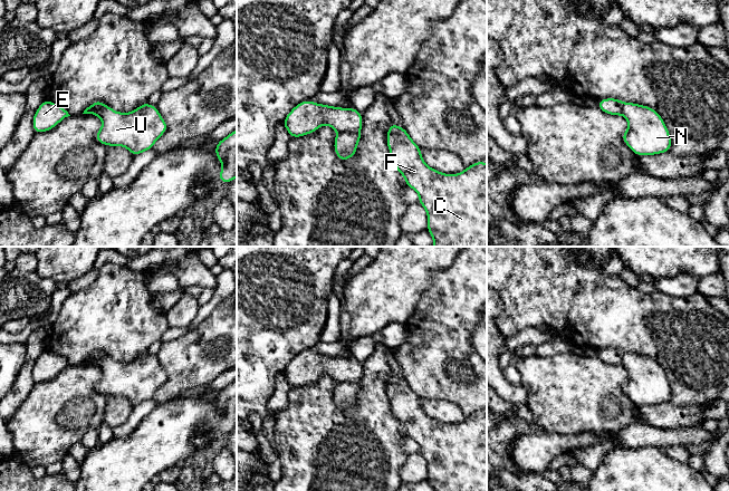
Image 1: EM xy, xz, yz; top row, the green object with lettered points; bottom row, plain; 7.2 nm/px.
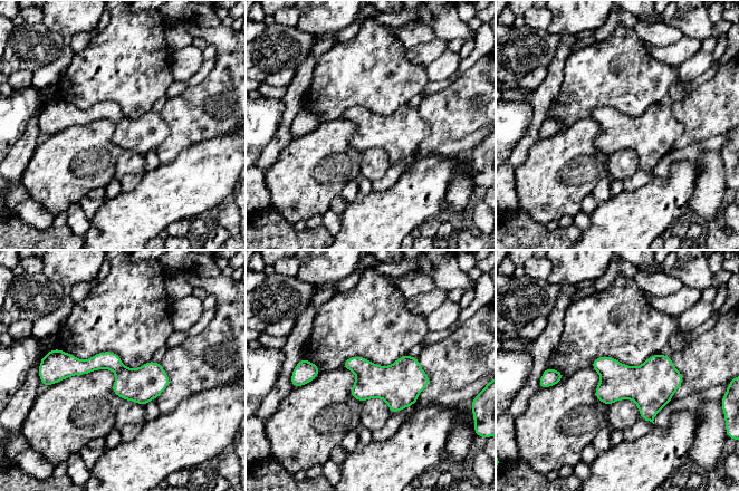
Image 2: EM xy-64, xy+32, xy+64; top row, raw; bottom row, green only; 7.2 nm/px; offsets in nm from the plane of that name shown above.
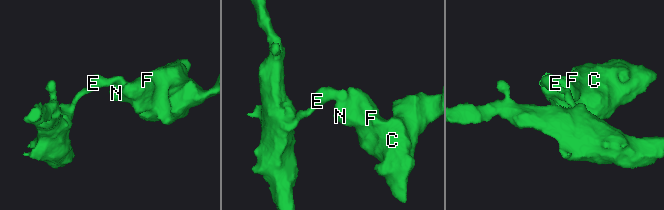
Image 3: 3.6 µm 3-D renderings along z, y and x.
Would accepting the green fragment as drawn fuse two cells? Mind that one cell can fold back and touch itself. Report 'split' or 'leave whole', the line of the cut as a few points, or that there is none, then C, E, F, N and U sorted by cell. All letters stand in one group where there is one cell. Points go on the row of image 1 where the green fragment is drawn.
split; cut in xz along (360, 128), (337, 133); C F N U / E

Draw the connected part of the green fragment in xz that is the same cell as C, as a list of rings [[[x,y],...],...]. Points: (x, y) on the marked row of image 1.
[[[391,122],[386,144],[393,166],[402,174],[406,186],[419,194],[419,203],[428,214],[428,232],[433,238],[433,247],[487,247],[487,164],[473,163],[458,174],[444,174],[430,167],[421,155],[421,147],[413,142],[404,127]]]

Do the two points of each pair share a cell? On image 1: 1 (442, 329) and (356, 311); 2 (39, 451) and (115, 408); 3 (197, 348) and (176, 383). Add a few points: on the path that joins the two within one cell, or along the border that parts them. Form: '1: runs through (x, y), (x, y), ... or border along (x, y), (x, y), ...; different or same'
1: border along (420, 299), (413, 314), (404, 323); different
2: border along (107, 396), (103, 422); different
3: runs through (197, 357), (183, 374); same

